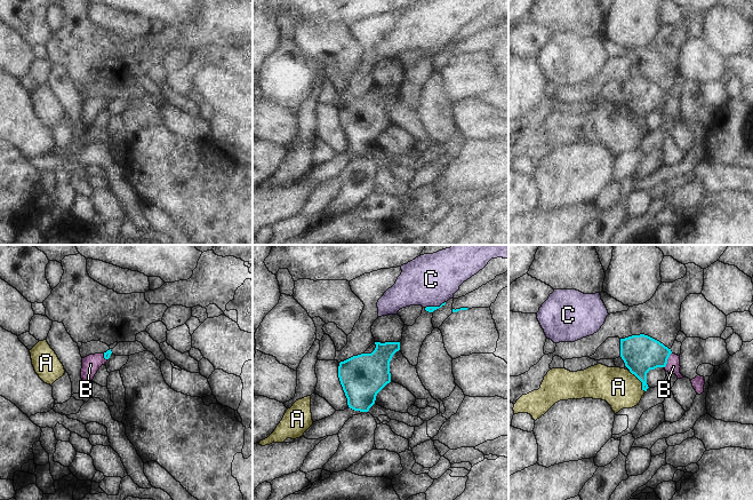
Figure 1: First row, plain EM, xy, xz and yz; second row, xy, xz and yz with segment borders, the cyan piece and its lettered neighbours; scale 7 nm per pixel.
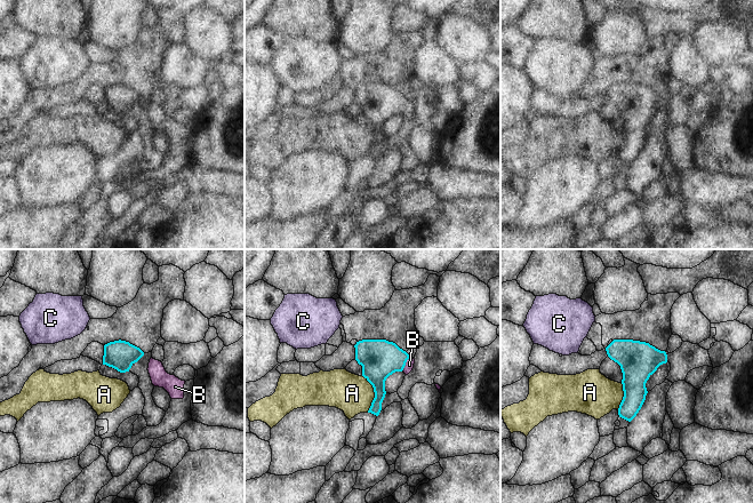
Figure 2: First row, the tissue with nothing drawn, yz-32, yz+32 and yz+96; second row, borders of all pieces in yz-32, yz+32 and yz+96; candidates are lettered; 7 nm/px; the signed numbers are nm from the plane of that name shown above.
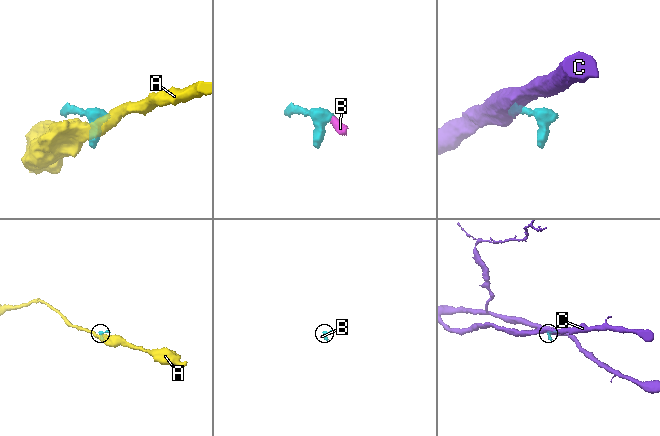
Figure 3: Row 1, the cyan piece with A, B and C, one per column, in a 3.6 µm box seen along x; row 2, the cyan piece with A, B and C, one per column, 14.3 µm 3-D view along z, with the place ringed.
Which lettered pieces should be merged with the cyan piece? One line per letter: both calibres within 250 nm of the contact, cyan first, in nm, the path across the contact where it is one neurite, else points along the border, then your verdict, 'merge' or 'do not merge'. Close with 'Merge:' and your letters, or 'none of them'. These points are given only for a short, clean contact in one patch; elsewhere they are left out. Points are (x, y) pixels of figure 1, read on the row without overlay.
A: 260 nm thick on the cyan side, 280 nm on the other; border along yz (629, 114), (641, 126), (641, 132), (645, 135); do not merge
B: 260 nm thick on the cyan side, 100 nm on the other; runs through yz (641, 96), (667, 102), (673, 110); merge
C: 50 nm thick on the cyan side, 360 nm on the other; border along xz (445, 45), (439, 49), (427, 49), (425, 52); do not merge
Merge: B

